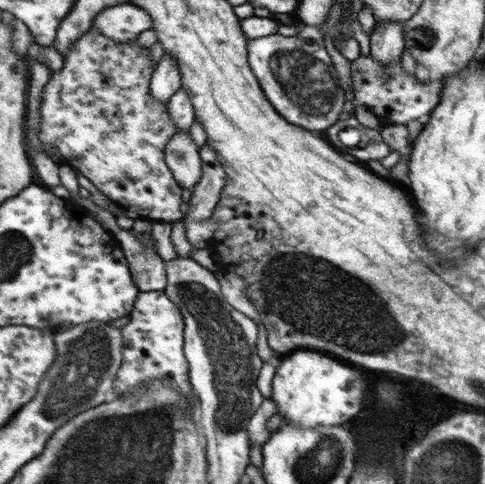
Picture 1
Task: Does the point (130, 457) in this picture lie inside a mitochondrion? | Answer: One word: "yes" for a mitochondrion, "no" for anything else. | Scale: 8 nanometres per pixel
yes

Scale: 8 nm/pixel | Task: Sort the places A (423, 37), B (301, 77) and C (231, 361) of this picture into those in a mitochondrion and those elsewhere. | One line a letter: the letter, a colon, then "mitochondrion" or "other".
A: mitochondrion
B: mitochondrion
C: mitochondrion

